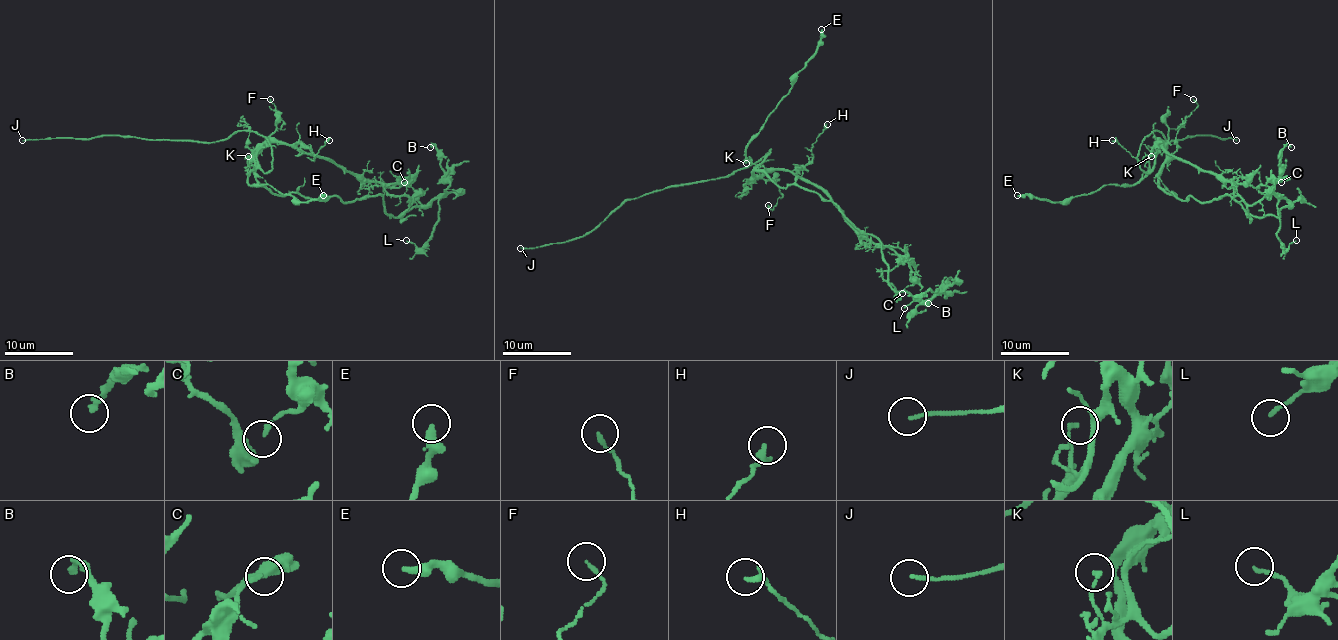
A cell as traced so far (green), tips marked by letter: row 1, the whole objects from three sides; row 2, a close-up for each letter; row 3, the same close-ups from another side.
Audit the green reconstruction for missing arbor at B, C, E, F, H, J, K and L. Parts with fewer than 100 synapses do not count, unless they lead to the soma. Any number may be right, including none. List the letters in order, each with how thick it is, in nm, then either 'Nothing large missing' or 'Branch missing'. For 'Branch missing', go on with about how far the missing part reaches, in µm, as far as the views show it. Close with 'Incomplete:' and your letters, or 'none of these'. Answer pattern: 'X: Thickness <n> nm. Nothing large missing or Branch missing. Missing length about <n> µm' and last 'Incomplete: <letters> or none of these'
B: Thickness 240 nm. Nothing large missing
C: Thickness 140 nm. Nothing large missing
E: Thickness 360 nm. Nothing large missing
F: Thickness 140 nm. Nothing large missing
H: Thickness 200 nm. Nothing large missing
J: Thickness 130 nm. Branch missing. Missing length about 15 µm
K: Thickness 130 nm. Nothing large missing
L: Thickness 130 nm. Nothing large missing
Incomplete: J

